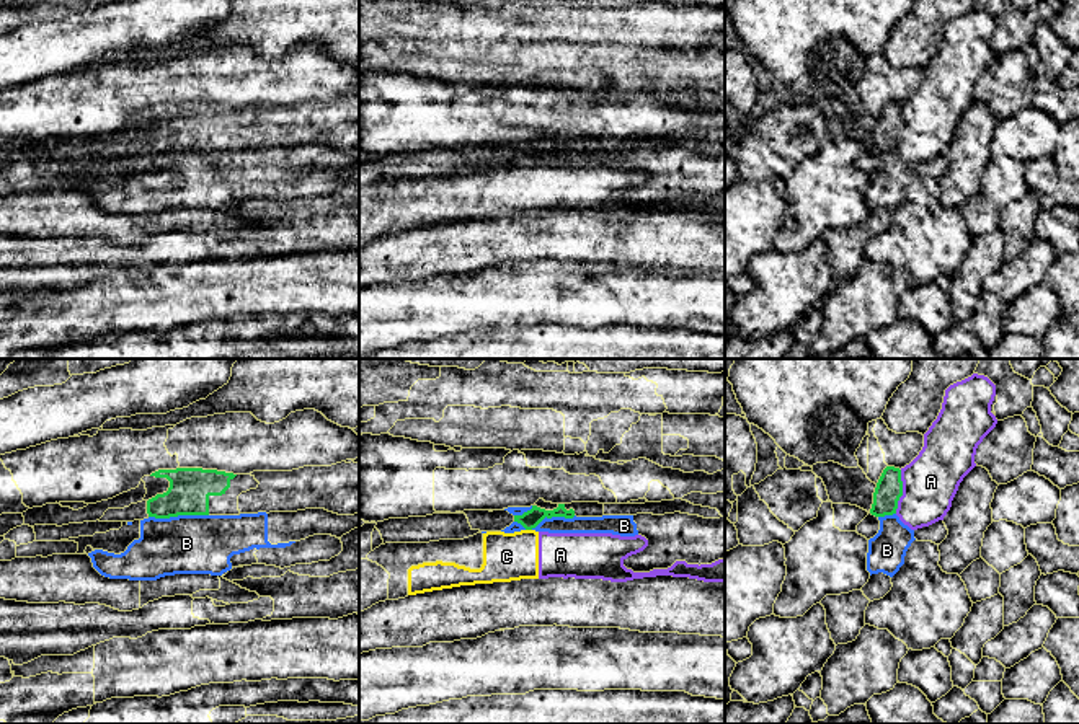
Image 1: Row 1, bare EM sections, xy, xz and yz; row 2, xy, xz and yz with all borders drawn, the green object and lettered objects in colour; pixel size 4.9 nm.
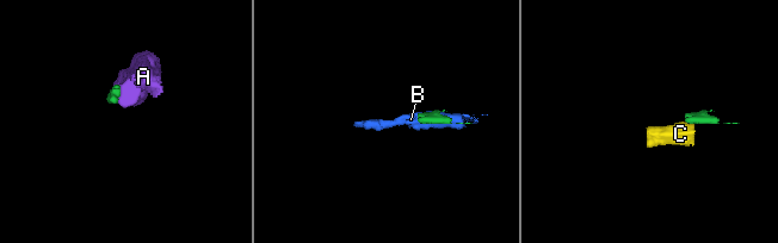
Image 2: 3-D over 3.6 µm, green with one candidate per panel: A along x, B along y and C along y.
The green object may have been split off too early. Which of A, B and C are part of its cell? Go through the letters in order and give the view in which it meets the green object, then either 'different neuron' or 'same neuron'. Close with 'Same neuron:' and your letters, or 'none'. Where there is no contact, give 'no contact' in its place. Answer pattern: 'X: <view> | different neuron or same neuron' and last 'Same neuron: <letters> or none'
A: yz | different neuron
B: xy | different neuron
C: xz | different neuron
Same neuron: none

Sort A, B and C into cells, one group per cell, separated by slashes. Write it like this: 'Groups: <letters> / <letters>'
Groups: A C / B

